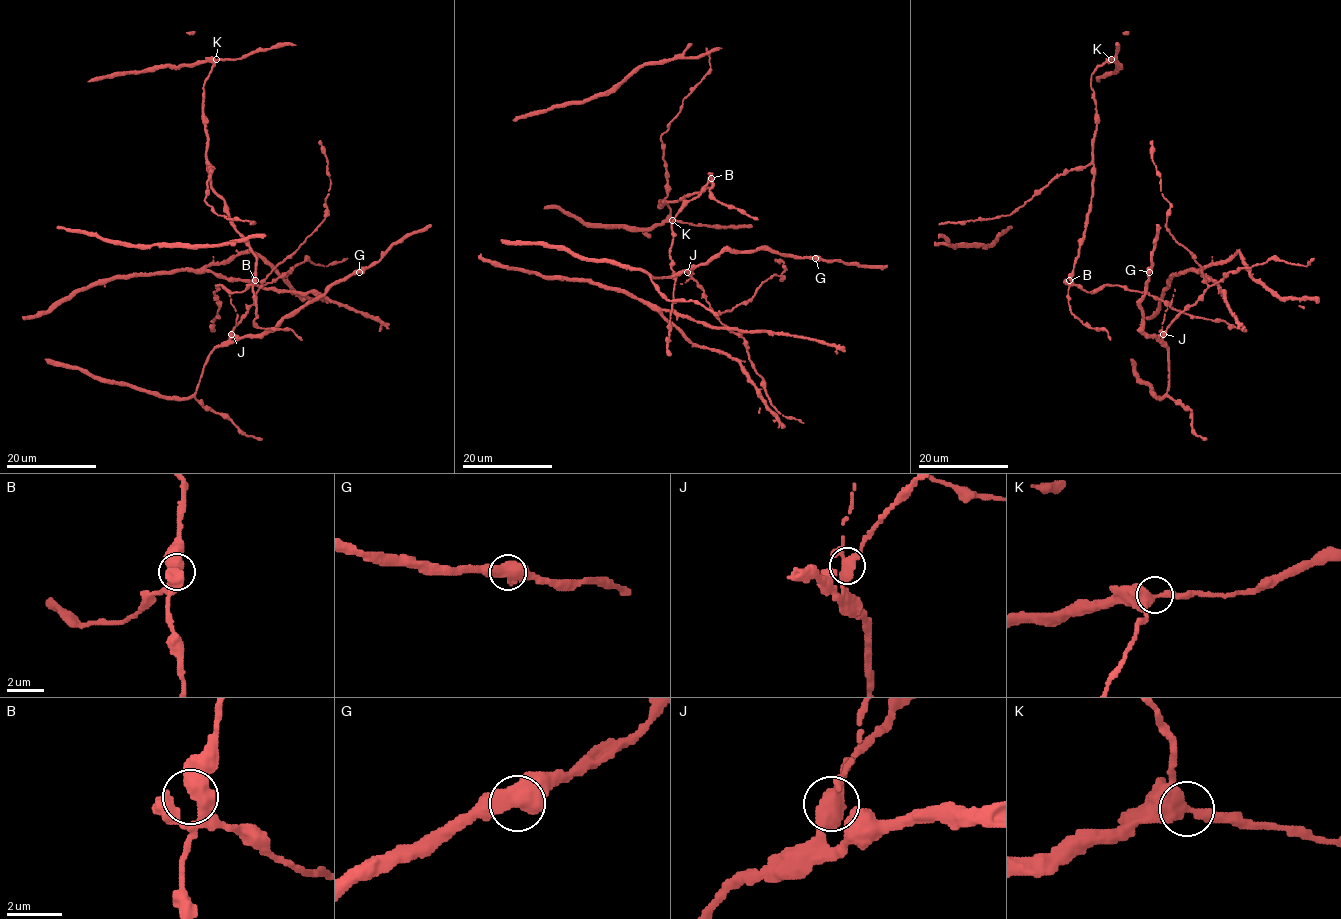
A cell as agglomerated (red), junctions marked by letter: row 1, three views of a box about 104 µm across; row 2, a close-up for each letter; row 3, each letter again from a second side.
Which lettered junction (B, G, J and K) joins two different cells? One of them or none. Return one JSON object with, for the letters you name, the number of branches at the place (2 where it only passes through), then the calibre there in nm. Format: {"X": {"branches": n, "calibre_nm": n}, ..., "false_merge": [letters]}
{"J": {"branches": 3, "calibre_nm": 440}, "false_merge": ["J"]}

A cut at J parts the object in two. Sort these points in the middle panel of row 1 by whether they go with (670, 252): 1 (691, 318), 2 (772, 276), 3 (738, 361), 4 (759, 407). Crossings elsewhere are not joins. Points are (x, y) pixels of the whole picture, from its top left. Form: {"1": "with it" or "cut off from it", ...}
{"1": "with it", "2": "cut off from it", "3": "with it", "4": "with it"}

